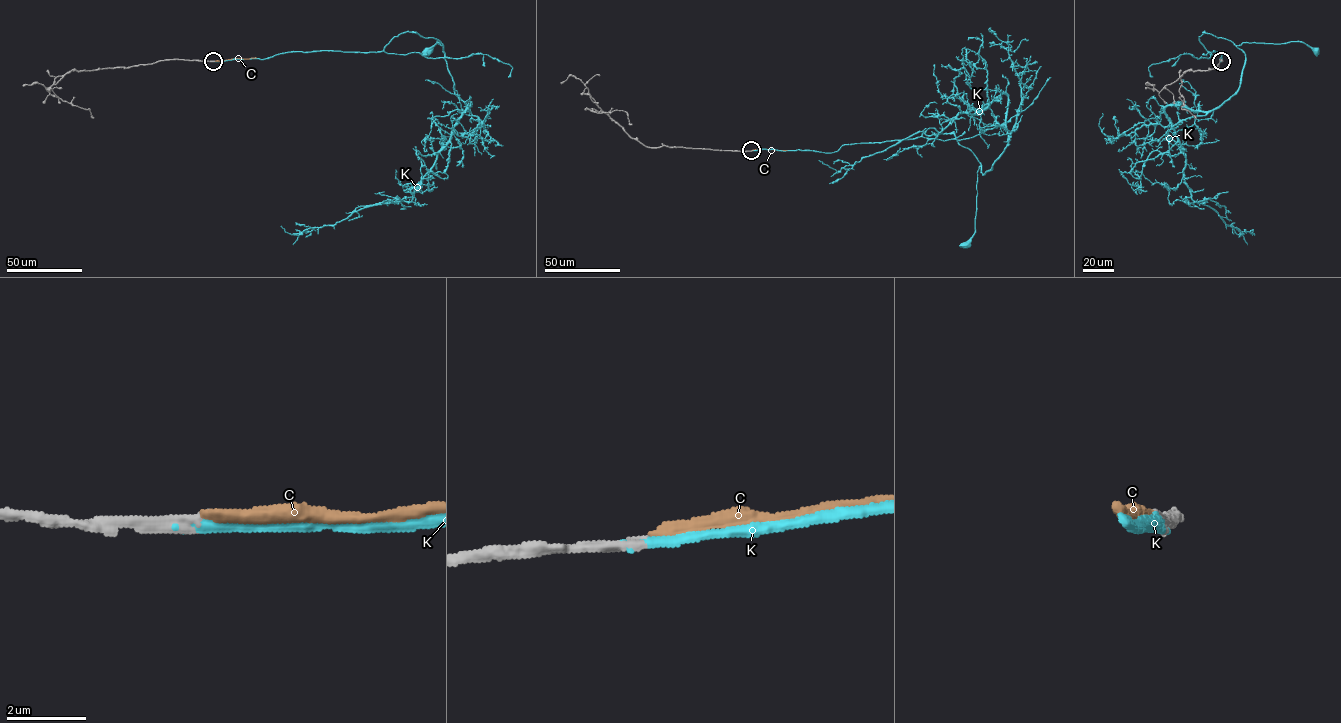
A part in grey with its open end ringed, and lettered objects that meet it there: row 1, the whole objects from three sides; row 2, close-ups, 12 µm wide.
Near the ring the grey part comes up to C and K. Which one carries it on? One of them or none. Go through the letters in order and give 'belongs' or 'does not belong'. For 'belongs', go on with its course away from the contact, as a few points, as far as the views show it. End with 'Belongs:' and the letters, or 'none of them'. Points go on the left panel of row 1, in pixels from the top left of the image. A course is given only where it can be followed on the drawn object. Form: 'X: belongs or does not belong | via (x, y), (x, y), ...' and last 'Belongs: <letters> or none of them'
C: does not belong
K: belongs | via (214, 61), (263, 59), (298, 51), (378, 52), (404, 32), (434, 38), (443, 45), (437, 41), (427, 50)
Belongs: K

